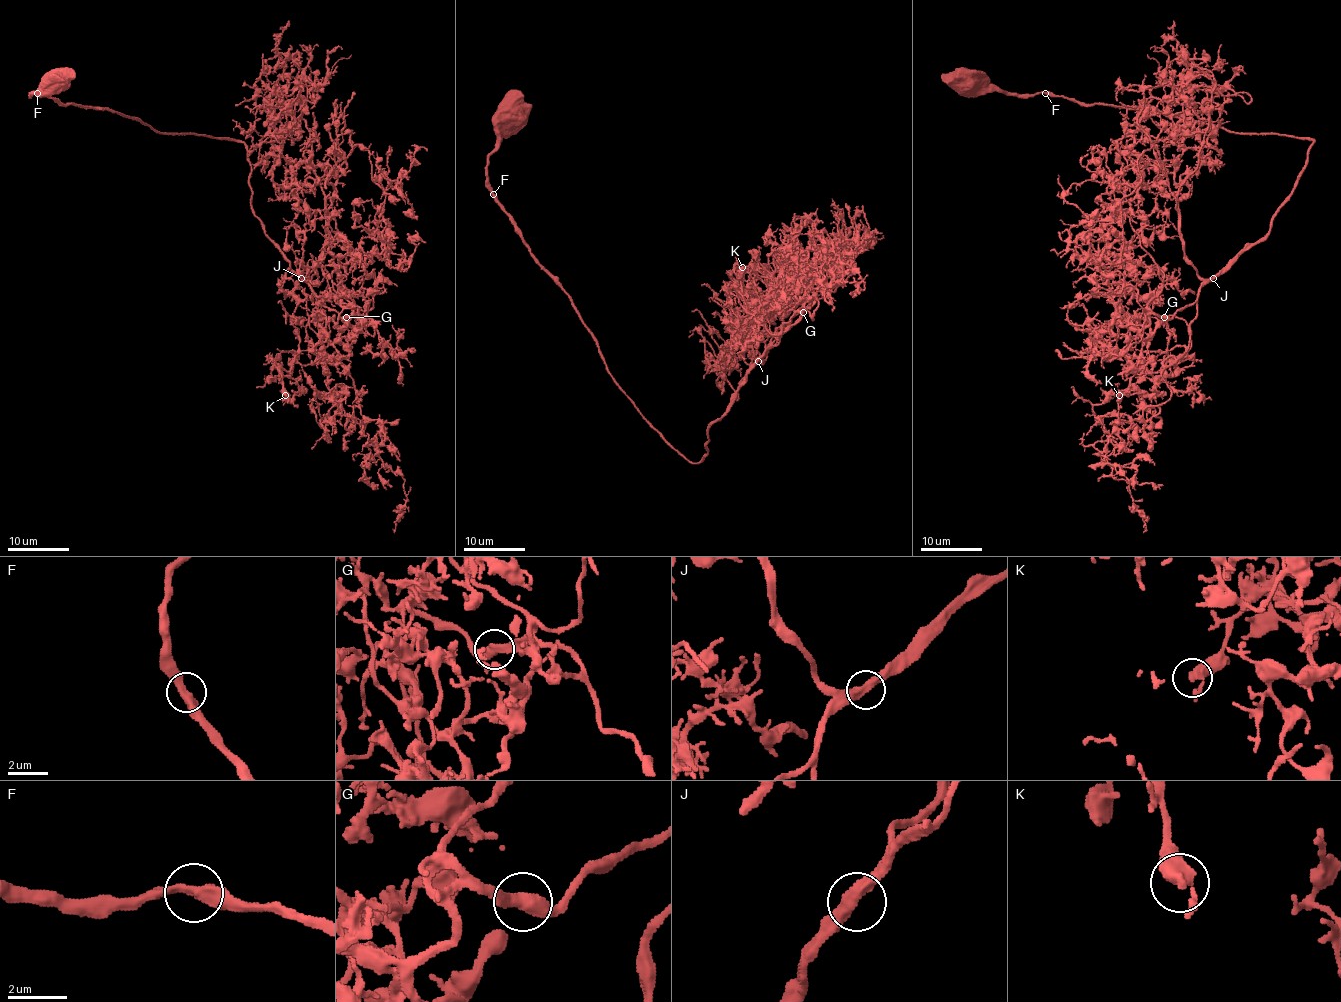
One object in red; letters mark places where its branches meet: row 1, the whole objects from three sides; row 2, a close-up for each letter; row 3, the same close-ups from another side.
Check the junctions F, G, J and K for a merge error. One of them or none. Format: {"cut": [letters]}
{"cut": []}

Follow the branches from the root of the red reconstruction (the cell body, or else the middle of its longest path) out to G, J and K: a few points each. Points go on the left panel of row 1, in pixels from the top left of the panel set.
G: (57, 78), (31, 95), (107, 107), (160, 133), (241, 141), (252, 208), (264, 233), (315, 297), (347, 317)
J: (57, 78), (31, 95), (107, 107), (160, 133), (241, 141), (250, 165), (252, 208), (301, 279)
K: (57, 78), (31, 95), (244, 144), (252, 208), (322, 320), (322, 349), (281, 369), (285, 395)

